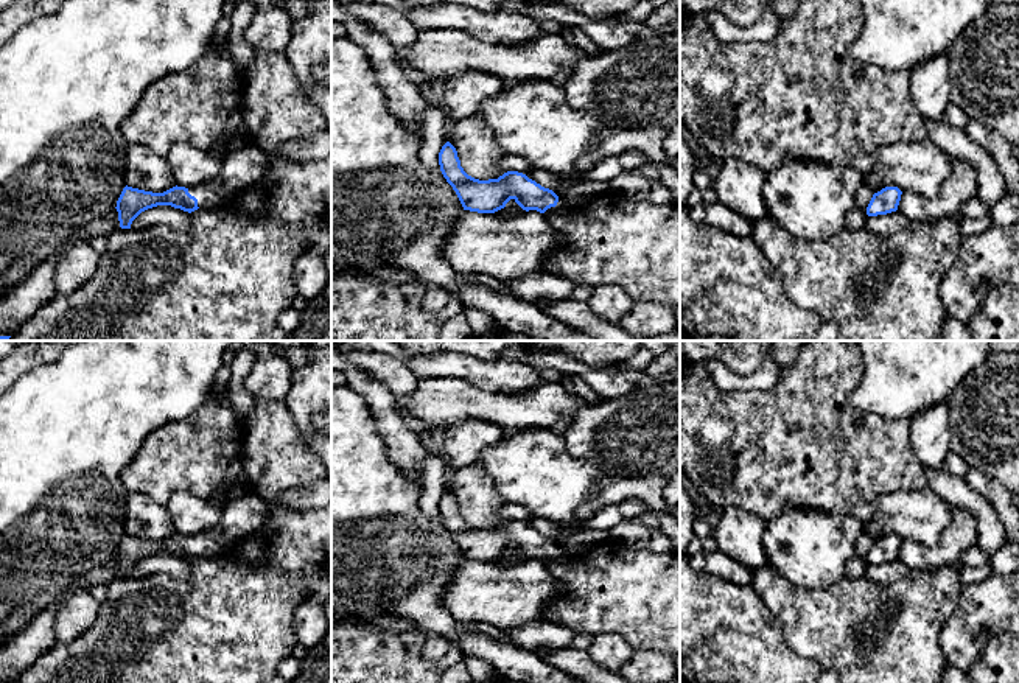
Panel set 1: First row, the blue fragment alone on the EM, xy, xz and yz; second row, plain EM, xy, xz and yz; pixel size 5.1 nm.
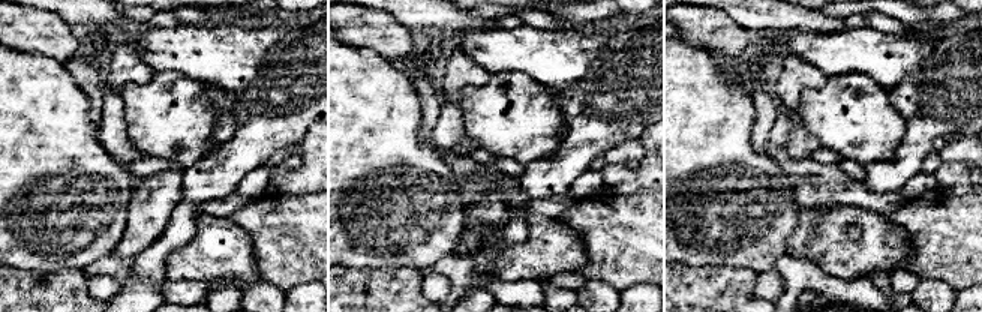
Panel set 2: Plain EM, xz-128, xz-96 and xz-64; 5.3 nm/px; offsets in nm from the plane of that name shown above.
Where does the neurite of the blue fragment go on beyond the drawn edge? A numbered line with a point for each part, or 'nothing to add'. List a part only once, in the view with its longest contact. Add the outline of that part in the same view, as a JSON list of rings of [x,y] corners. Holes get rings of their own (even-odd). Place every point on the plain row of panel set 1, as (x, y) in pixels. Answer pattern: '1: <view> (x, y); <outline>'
1: xy (241, 515); [[[257,493],[238,496],[224,504],[219,524],[201,535],[188,537],[199,557],[227,554],[241,537],[257,531],[266,521],[271,507]]]

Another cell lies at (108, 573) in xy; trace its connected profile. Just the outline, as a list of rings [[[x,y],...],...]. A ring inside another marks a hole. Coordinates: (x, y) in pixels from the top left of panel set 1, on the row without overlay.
[[[114,557],[110,563],[79,577],[76,580],[76,585],[79,585],[84,590],[89,590],[92,585],[98,583],[109,585],[112,580],[118,577],[121,577],[118,569],[118,560],[117,557]]]

